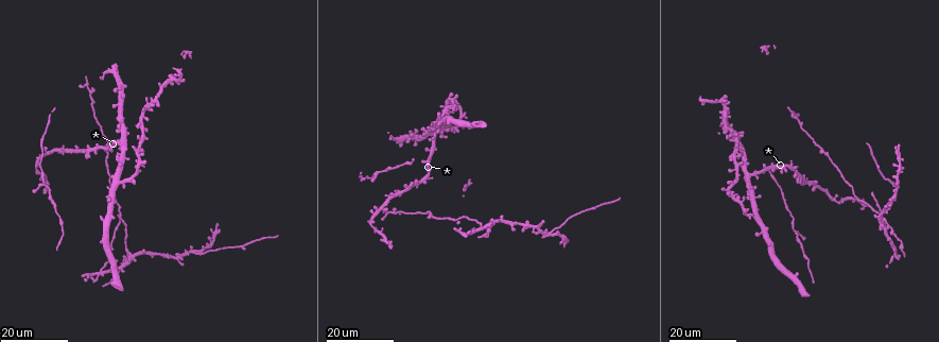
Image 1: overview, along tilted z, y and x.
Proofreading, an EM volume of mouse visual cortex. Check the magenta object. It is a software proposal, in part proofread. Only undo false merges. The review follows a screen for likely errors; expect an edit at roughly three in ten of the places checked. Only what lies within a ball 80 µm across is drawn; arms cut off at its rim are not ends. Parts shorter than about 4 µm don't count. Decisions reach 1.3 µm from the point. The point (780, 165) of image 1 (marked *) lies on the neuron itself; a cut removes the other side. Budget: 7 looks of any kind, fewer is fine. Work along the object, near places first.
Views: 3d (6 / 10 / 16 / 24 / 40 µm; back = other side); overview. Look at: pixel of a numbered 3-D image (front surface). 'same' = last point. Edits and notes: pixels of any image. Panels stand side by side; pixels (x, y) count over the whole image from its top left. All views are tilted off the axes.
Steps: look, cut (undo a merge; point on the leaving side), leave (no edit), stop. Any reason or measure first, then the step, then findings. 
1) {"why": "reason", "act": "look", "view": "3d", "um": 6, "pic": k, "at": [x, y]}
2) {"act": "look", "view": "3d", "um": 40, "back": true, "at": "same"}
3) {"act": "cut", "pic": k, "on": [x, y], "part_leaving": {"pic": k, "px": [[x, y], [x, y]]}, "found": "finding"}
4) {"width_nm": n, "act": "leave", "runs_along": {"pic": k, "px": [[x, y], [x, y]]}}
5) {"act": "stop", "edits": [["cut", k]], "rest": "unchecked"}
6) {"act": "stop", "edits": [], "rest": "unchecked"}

{"why": "three-way junction", "act": "look", "view": "3d", "um": 16, "pic": 1, "at": [431, 214]}

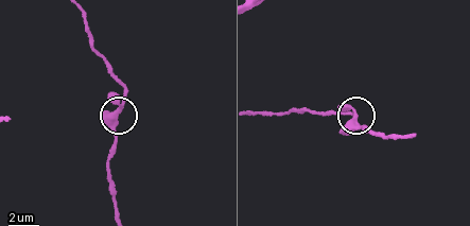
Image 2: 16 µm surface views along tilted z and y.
{"act": "look", "view": "3d", "um": 6, "pic": 2, "at": [119, 108]}

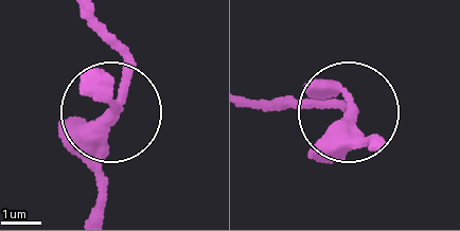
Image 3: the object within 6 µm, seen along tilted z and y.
{"why": "from behind", "act": "look", "view": "3d", "um": 6, "back": true, "pic": 3, "at": [115, 113]}

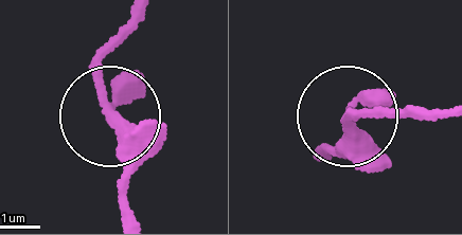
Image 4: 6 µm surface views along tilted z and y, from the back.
{"act": "leave", "found": "one neuron here"}

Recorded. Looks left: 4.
{"why": "side arm on a straight run", "act": "look", "view": "3d", "um": 16, "pic": 1, "at": [173, 79]}

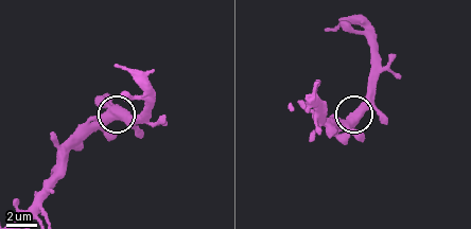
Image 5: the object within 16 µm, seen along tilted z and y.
{"act": "look", "view": "3d", "um": 6, "pic": 5, "at": [121, 109]}

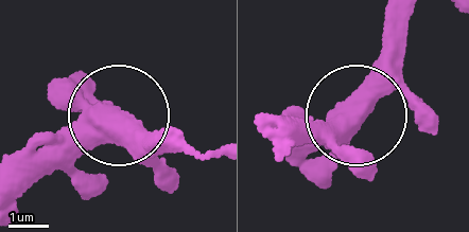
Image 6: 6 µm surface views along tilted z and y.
{"arms": 3, "act": "leave", "found": "all the same neuron"}

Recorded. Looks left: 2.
{"why": "four arms meet", "act": "look", "view": "3d", "um": 24, "pic": 1, "at": [549, 234]}

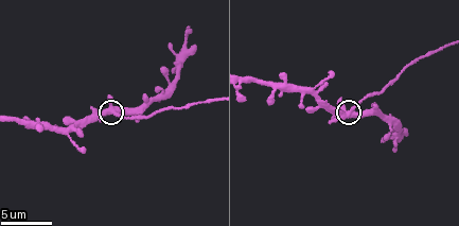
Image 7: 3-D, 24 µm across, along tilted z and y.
{"act": "look", "view": "3d", "um": 6, "pic": 7, "at": [355, 114]}

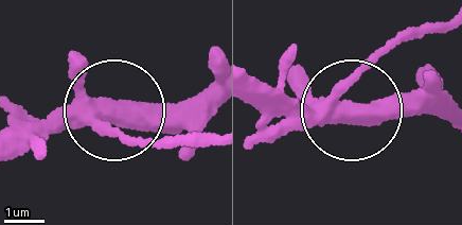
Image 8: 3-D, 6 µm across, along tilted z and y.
{"width_nm": 400, "act": "cut", "pic": 8, "on": [141, 142], "part_leaving": {"pic": 8, "px": [[104, 124], [138, 137], [206, 134]]}, "found": "two neurons meet here"}

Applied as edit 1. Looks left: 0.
{"act": "stop", "edits": [["cut", 8]], "rest": "unchecked"}

